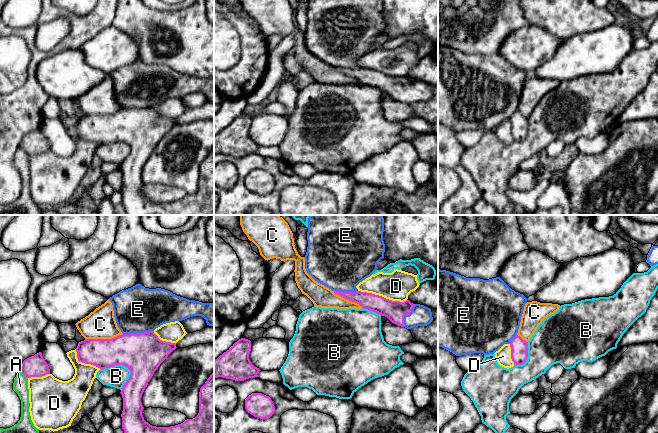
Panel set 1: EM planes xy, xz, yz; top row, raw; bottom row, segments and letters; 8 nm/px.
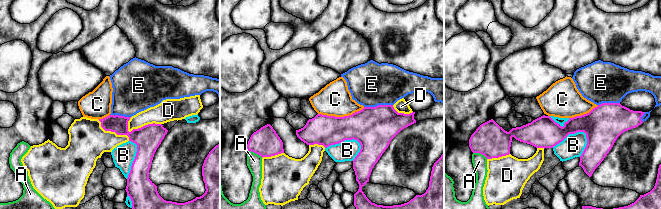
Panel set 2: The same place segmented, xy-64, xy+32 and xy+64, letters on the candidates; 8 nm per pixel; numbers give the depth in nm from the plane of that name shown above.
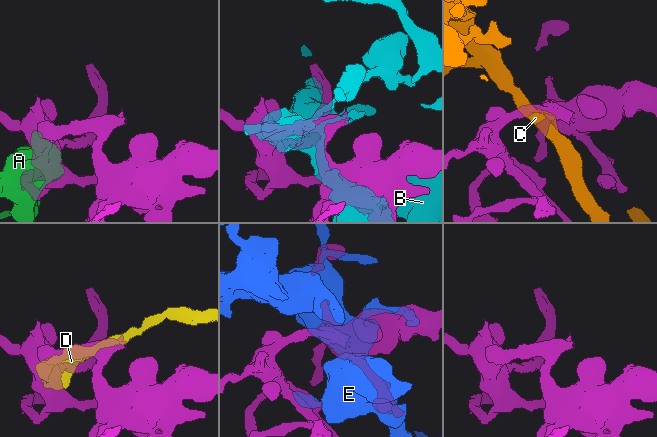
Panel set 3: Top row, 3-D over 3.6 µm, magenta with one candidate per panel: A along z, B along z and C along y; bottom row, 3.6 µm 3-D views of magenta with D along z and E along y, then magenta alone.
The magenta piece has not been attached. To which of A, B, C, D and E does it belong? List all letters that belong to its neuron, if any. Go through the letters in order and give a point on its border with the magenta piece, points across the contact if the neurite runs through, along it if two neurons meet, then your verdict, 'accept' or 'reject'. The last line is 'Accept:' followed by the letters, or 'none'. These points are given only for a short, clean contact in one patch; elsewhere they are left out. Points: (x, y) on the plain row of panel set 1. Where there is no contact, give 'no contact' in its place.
A: xy (23, 150) | reject
B: xy (117, 140) | reject
C: xy (103, 115) | reject
D: xz (383, 73) | reject
E: xy (138, 109) | accept
Accept: E

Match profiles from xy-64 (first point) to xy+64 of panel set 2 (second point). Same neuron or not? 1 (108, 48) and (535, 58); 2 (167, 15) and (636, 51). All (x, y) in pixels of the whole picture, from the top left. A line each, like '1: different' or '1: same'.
1: different
2: same

